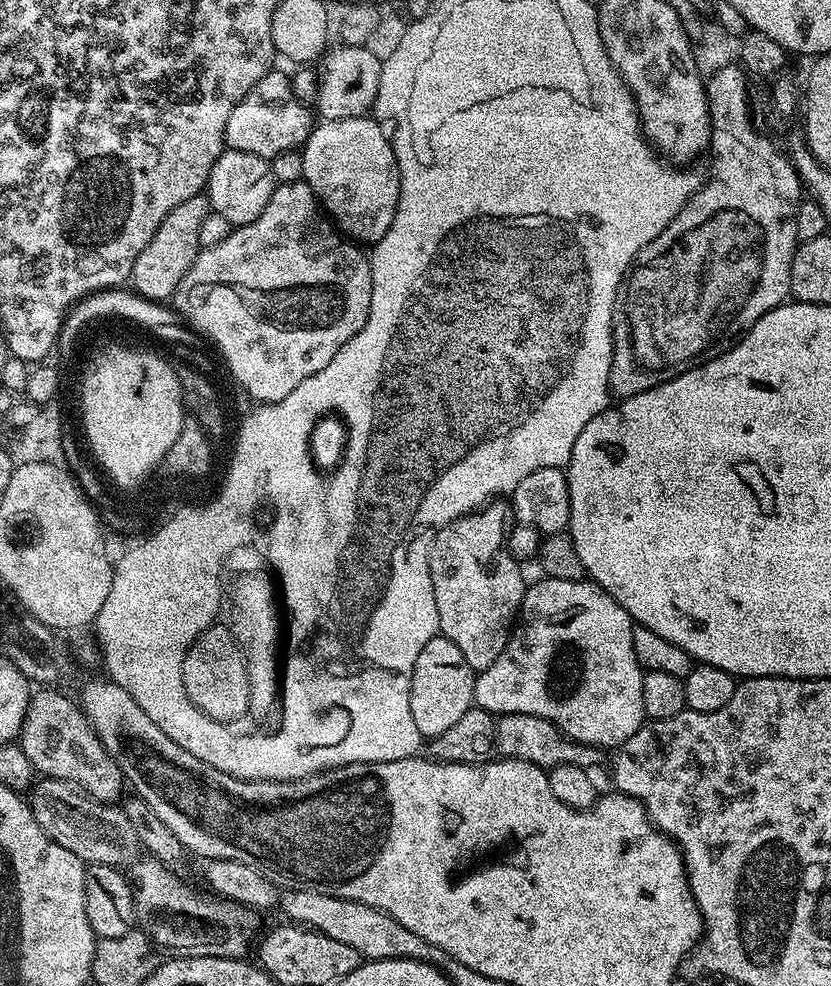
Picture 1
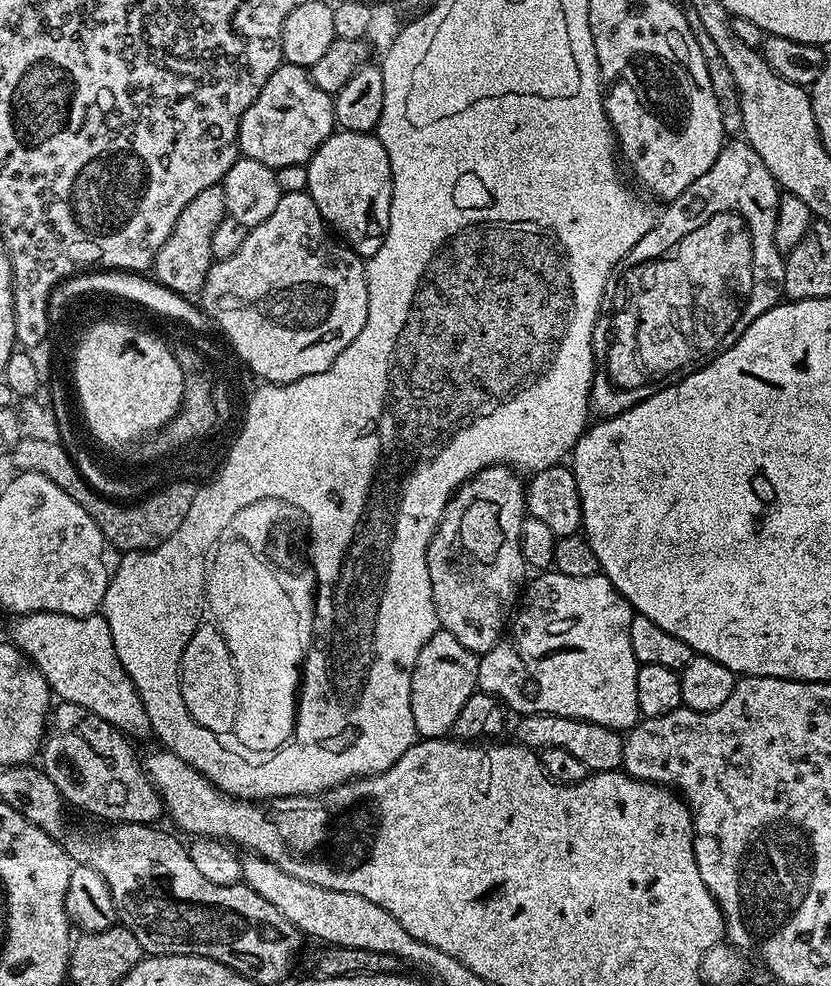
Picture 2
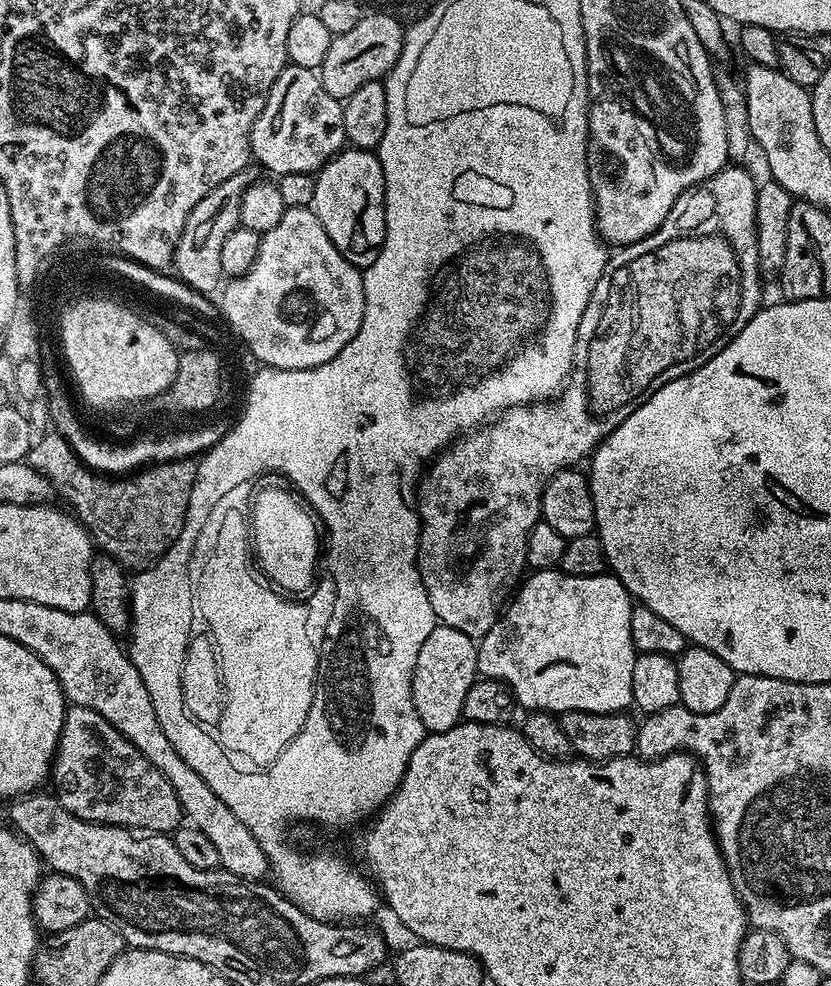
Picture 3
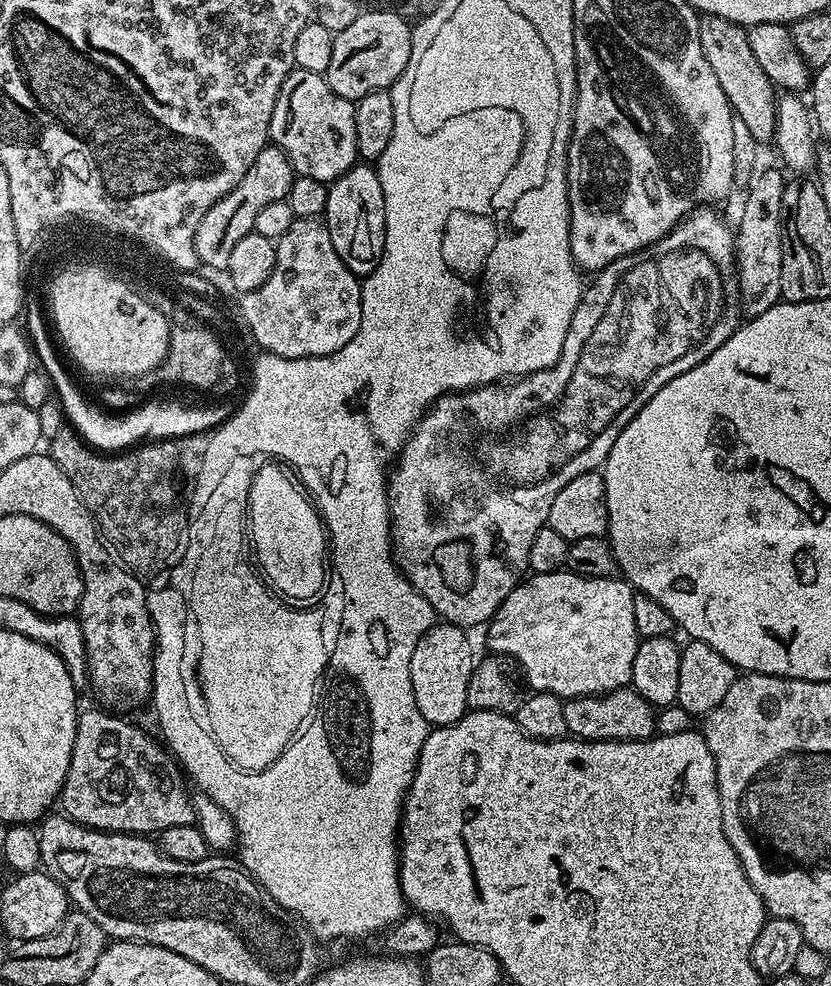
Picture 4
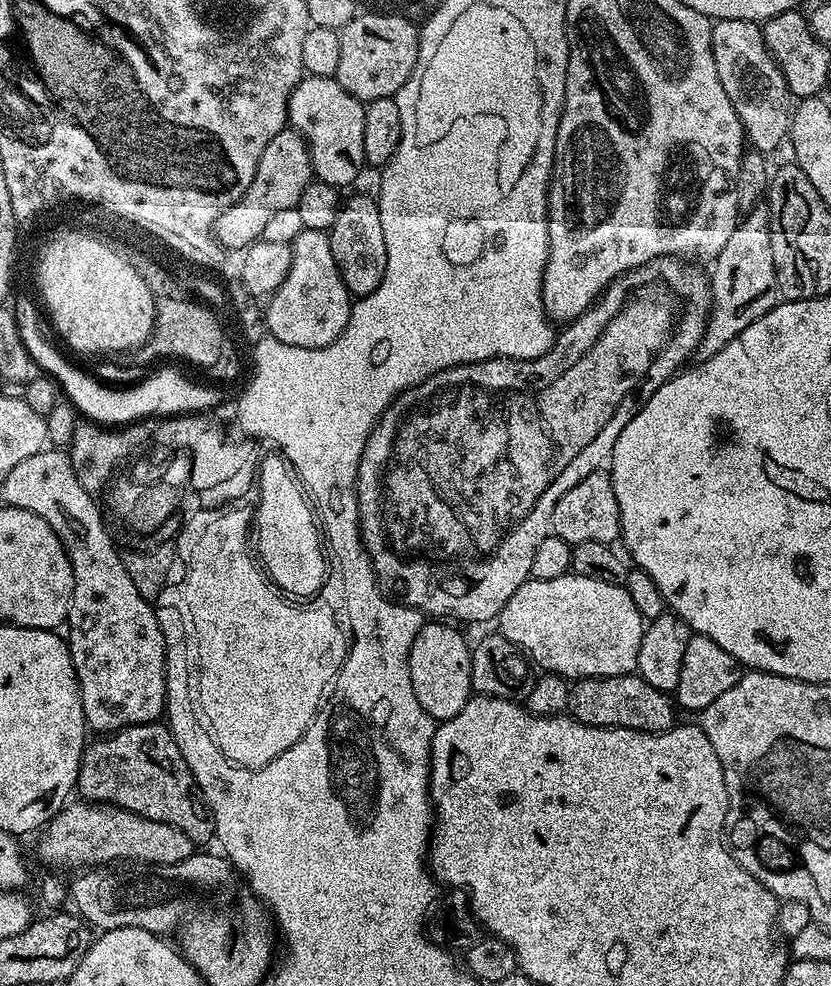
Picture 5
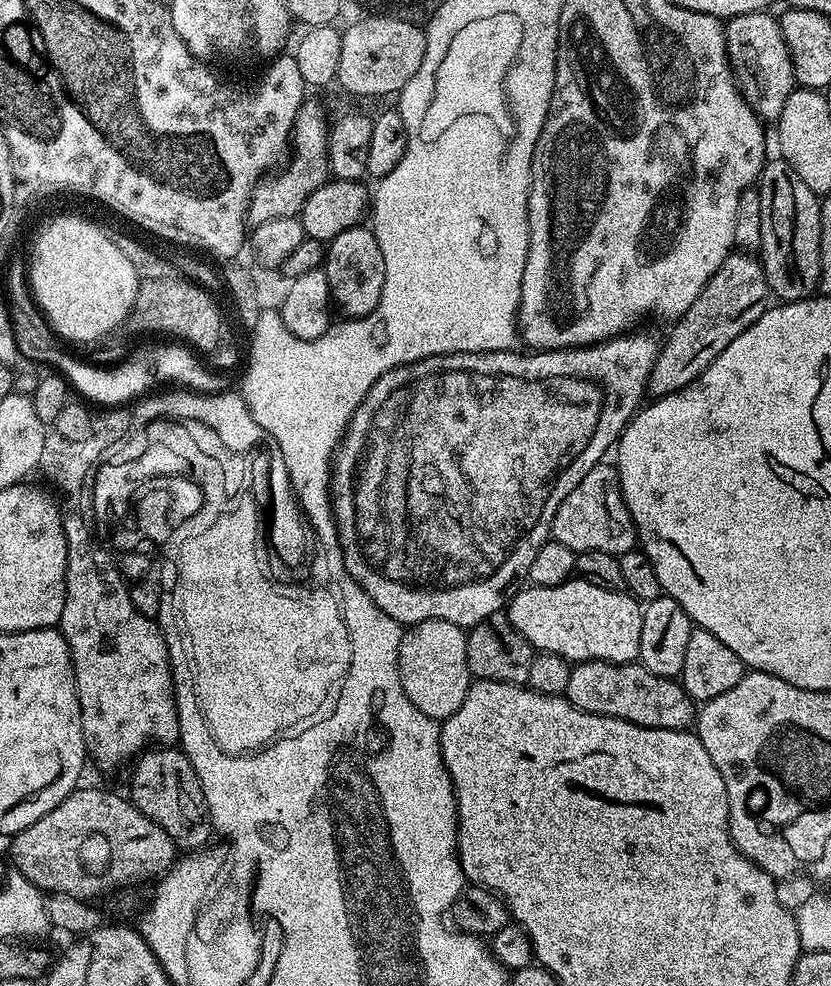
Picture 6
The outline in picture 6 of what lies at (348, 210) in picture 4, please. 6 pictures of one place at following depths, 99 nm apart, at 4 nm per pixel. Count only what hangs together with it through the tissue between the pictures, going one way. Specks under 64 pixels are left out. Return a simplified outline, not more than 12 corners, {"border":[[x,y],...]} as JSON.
{"border":[[371,227],[327,245],[322,267],[345,317],[376,309],[386,262]]}

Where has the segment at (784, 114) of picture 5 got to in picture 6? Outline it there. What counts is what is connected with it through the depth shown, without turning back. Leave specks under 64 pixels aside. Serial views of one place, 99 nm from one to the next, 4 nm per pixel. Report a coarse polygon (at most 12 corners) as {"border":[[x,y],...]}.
{"border":[[765,10],[724,24],[744,101],[779,120],[798,87],[780,21]]}

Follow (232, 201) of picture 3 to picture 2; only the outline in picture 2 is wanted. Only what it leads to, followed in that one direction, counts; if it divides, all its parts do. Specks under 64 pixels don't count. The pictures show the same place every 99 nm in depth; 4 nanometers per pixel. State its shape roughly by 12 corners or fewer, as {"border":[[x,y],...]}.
{"border":[[220,184],[178,214],[150,269],[195,297],[214,263],[210,238],[224,220]]}

